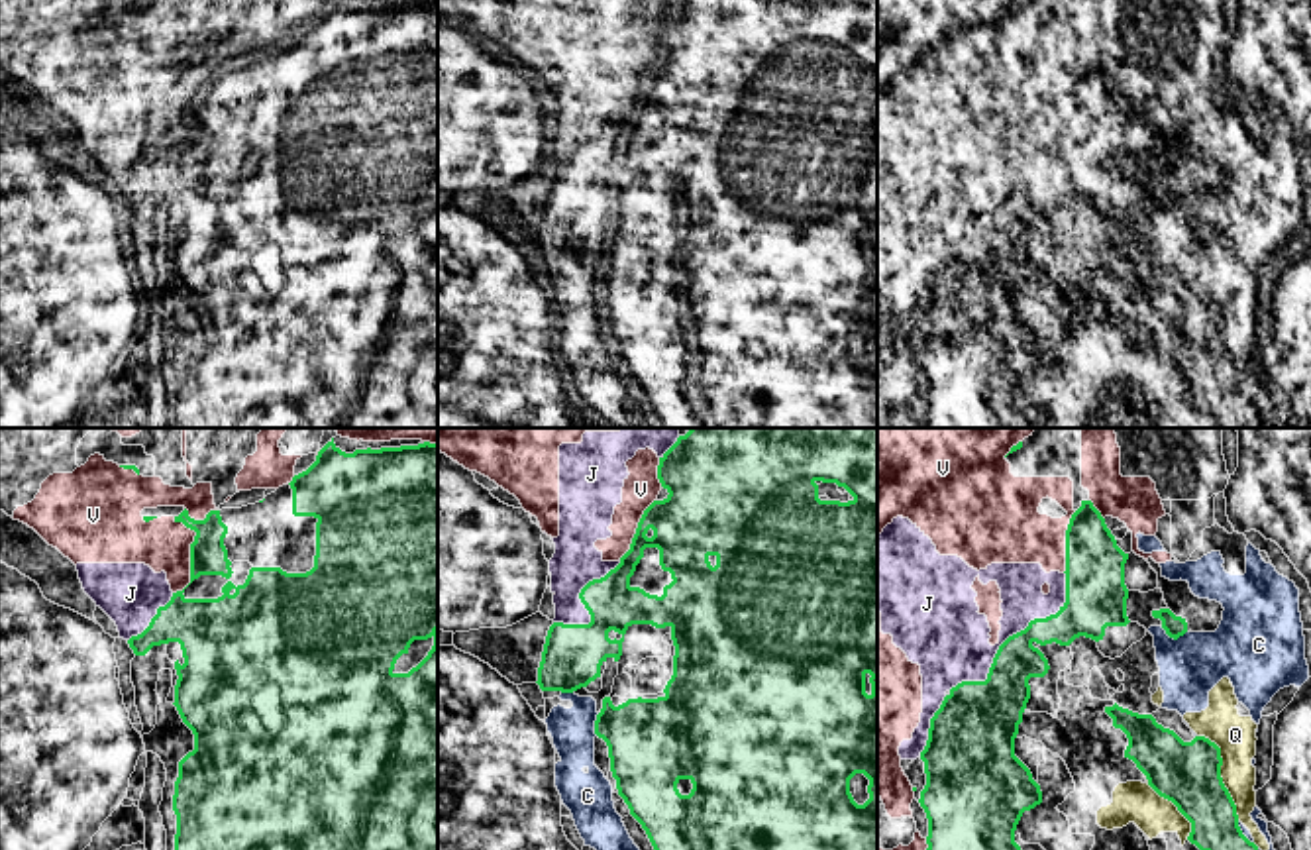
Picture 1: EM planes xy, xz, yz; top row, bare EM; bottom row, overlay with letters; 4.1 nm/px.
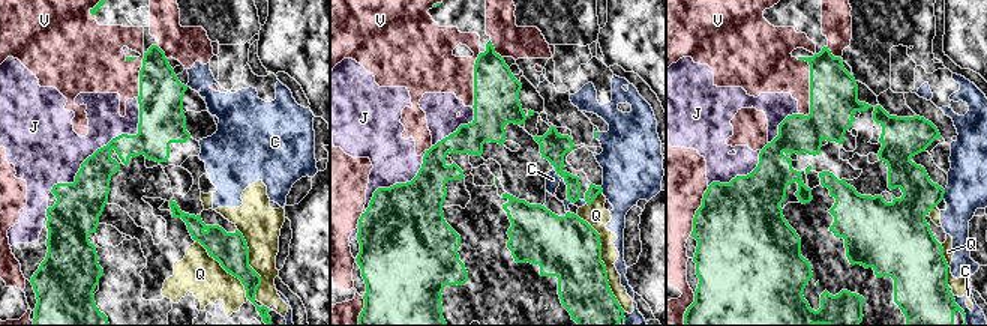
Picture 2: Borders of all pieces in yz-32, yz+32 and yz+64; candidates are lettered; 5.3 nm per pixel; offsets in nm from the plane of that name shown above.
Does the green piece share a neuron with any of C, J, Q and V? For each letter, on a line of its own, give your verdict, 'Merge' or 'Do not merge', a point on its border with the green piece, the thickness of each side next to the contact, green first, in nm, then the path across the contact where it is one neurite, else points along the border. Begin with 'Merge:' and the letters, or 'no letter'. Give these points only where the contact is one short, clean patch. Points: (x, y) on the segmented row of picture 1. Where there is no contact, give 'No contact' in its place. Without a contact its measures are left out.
Merge: no letter
C: Do not merge. Touches green at yz (1174, 638). Thickness 90 nm (green) against 260 nm
J: Do not merge. Touches green at yz (1013, 635). Thickness 200 nm (green) against 300 nm
Q: Do not merge. Touches green at yz (1219, 774). Thickness 260 nm (green) against 170 nm
V: Do not merge. Touches green at xy (191, 554). Thickness 160 nm (green) against 220 nm

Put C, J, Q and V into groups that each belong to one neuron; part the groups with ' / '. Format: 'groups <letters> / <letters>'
groups C J Q V

